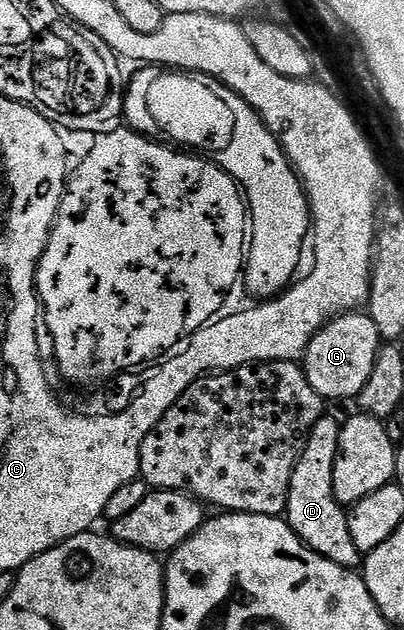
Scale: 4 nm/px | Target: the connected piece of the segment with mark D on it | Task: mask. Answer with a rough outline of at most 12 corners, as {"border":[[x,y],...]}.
{"border":[[315,424],[291,479],[285,519],[321,558],[365,556],[333,492],[340,427]]}

